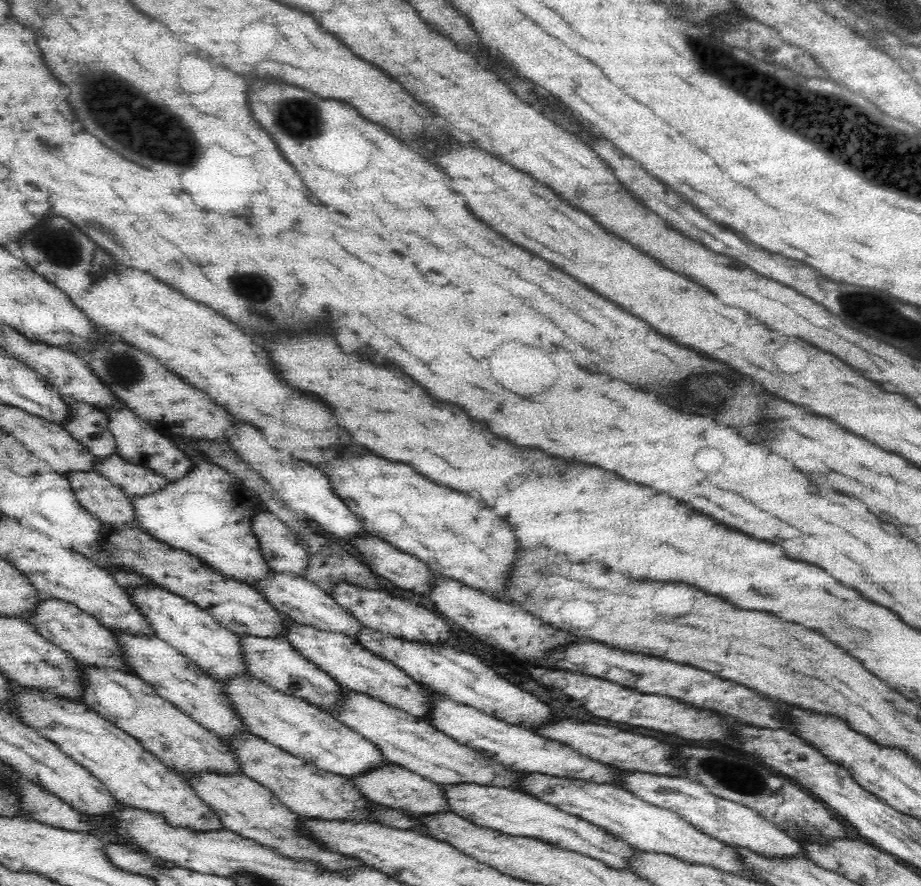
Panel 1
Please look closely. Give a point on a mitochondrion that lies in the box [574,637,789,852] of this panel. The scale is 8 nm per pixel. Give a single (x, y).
(742, 781)

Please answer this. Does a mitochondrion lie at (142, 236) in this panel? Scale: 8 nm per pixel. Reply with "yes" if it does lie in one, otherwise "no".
no

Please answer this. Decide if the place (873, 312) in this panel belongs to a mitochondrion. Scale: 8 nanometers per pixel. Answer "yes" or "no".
yes

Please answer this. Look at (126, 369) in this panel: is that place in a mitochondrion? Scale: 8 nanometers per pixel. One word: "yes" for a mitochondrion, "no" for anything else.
yes

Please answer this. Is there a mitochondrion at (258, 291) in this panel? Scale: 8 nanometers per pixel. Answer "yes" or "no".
yes

